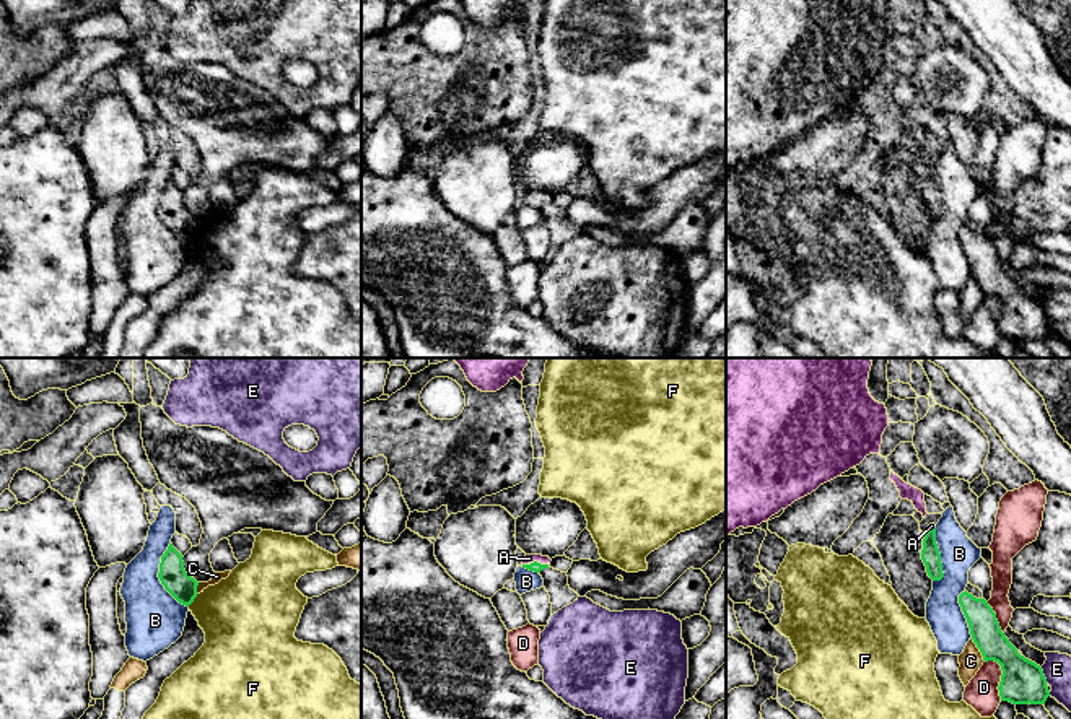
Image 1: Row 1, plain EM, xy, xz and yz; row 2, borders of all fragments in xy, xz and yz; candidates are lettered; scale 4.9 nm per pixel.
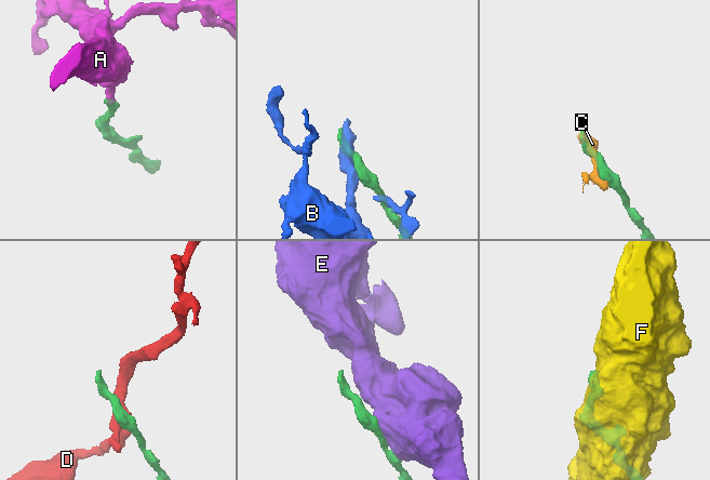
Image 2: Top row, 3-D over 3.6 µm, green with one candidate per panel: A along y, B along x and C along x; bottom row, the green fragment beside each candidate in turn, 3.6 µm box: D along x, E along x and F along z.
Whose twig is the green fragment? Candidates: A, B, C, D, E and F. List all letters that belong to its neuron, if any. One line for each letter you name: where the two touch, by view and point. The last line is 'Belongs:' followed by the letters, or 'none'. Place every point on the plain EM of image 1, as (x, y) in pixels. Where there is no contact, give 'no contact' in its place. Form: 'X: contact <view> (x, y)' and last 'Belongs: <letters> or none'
A: contact xz (536, 197)
Belongs: A

